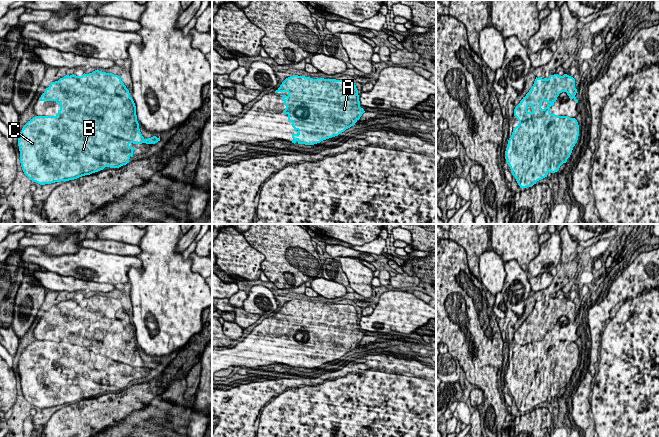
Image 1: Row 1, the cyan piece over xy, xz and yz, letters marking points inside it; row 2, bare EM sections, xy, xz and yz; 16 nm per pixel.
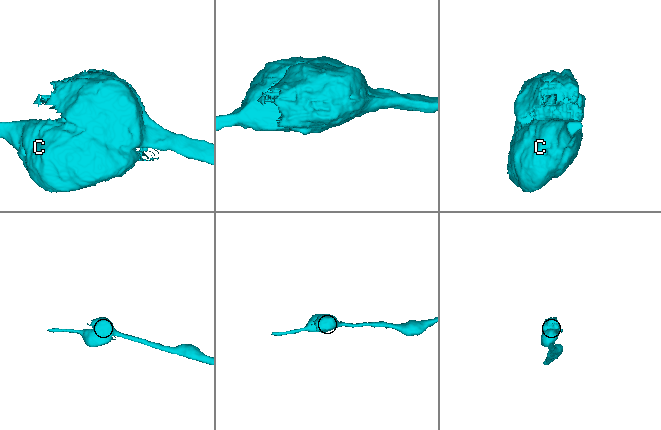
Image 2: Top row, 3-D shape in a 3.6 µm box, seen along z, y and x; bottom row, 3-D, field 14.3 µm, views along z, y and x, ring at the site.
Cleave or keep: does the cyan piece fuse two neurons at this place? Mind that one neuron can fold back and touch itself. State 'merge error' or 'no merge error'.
merge error

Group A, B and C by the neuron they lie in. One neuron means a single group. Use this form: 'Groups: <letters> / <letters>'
Groups: A / B C

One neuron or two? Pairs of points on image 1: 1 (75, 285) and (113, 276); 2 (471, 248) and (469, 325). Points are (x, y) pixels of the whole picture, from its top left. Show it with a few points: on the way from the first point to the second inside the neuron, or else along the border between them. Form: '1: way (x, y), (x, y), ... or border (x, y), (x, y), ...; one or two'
1: border (69, 275), (75, 278), (106, 282), (114, 285); two
2: border (464, 248), (467, 254), (467, 267), (478, 279); two

